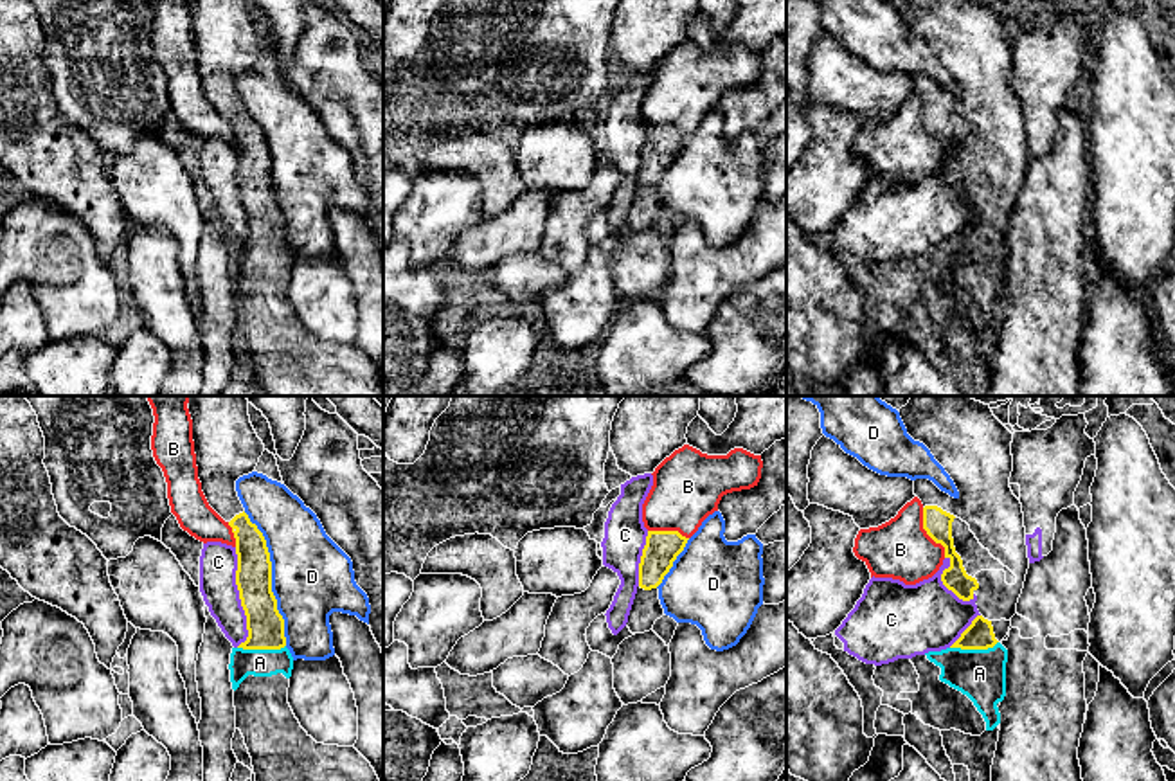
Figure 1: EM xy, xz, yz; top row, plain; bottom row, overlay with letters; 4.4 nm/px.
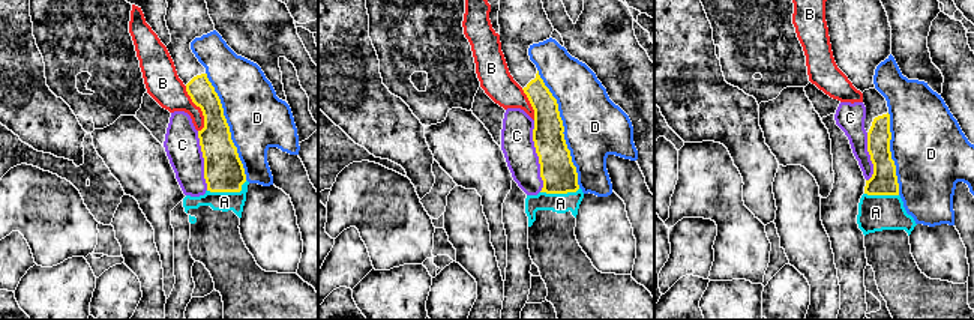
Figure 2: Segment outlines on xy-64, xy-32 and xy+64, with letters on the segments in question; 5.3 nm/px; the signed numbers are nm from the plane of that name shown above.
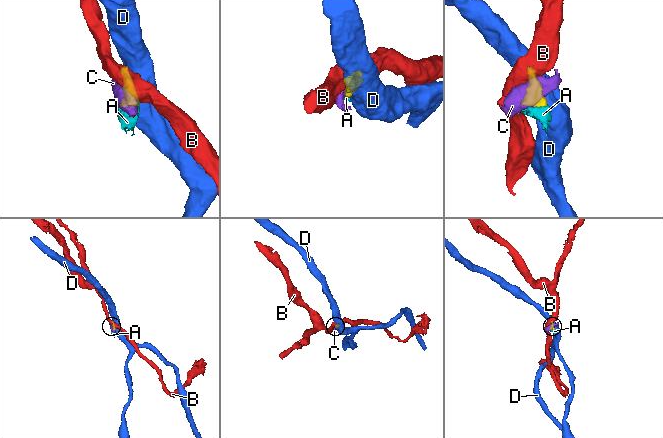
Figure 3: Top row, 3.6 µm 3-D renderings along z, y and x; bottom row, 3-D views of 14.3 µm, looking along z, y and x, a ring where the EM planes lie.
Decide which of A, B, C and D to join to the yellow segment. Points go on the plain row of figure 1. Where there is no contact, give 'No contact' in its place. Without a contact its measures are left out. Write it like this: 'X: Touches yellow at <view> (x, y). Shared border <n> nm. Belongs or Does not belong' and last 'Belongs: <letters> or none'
A: Touches yellow at xy (261, 245). Shared border 220 nm. Belongs
B: Touches yellow at yz (927, 130). Shared border 240 nm. Does not belong
C: Touches yellow at xy (240, 195). Shared border 440 nm. Does not belong
D: Touches yellow at xy (270, 175). Shared border 650 nm. Does not belong
Belongs: A

